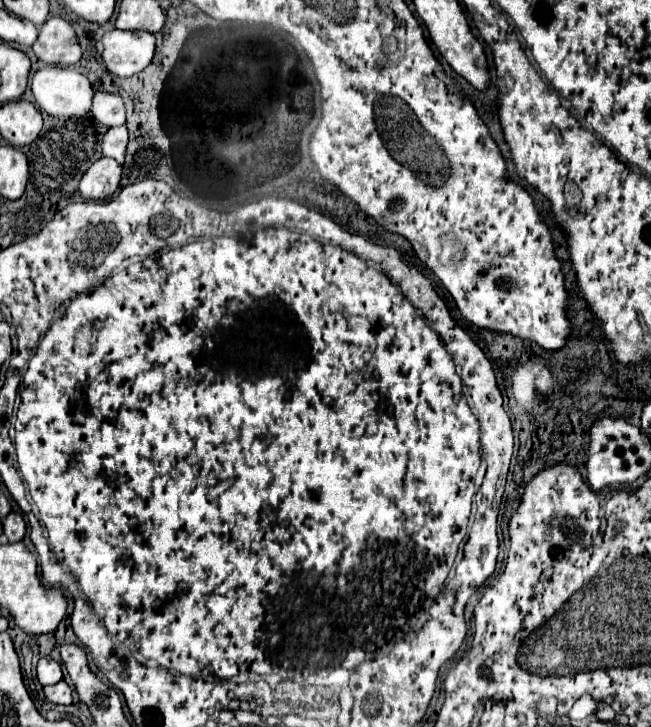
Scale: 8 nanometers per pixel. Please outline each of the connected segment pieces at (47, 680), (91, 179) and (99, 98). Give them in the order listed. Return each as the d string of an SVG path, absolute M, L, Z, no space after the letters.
M42 656L38 660L38 680L42 686L50 686L50 684L56 684L62 680L62 668L58 662L54 662L52 658L48 656Z
M112 158L94 162L80 180L80 194L88 200L108 200L120 186L122 166Z
M96 92L94 94L94 104L92 104L92 116L112 128L112 126L122 126L126 122L124 114L124 102L118 94L106 94L106 92Z

